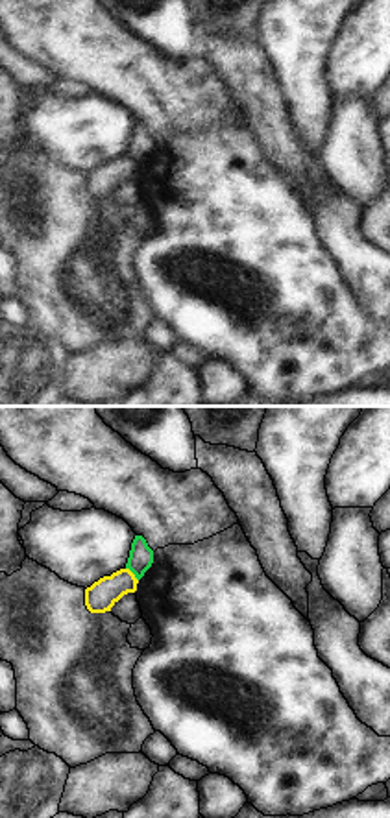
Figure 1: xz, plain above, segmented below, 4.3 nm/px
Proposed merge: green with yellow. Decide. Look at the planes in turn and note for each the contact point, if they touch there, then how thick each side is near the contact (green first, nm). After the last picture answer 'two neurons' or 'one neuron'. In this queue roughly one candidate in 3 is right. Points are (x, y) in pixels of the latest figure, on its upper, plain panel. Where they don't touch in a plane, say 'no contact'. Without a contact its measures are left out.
(134, 159) | 110/140 nm

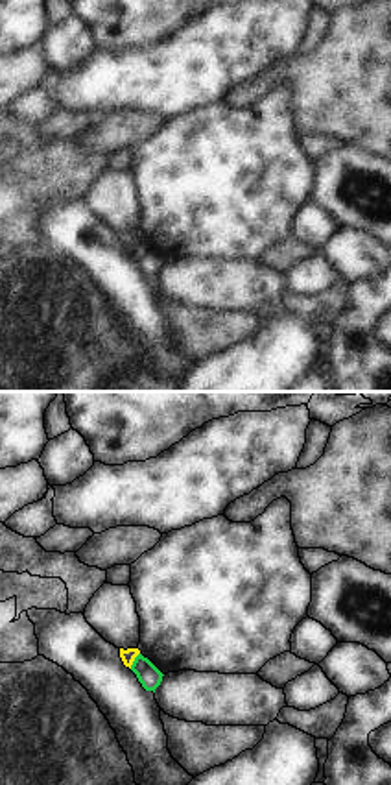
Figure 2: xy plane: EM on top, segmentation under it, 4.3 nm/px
(135, 246) | 100/70 nm

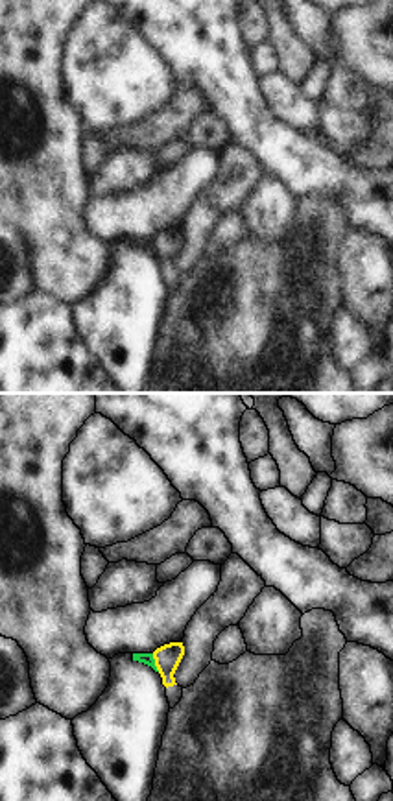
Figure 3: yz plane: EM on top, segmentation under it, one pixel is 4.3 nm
(154, 250) | 50/110 nm

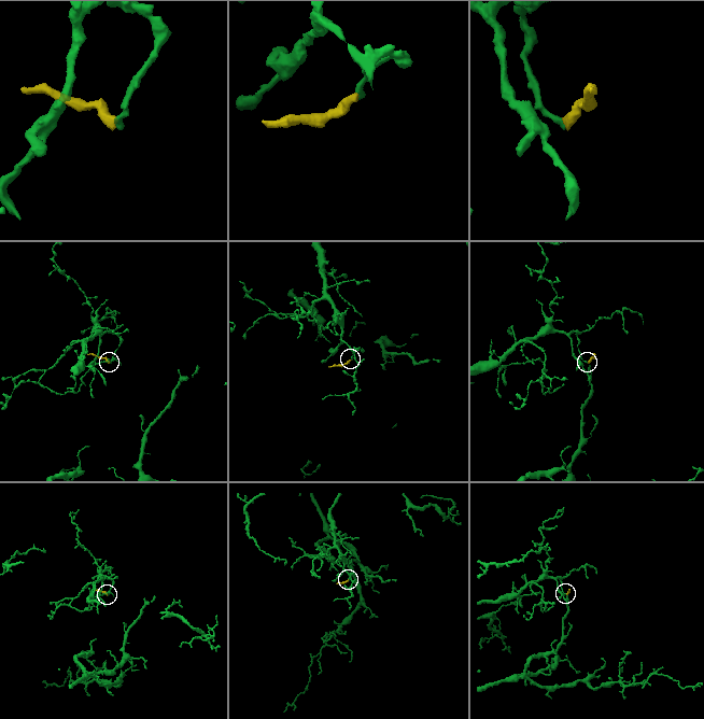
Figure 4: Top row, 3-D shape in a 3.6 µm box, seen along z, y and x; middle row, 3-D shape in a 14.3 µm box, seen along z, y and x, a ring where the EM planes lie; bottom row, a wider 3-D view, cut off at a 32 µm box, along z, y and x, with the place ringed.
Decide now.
two neurons

